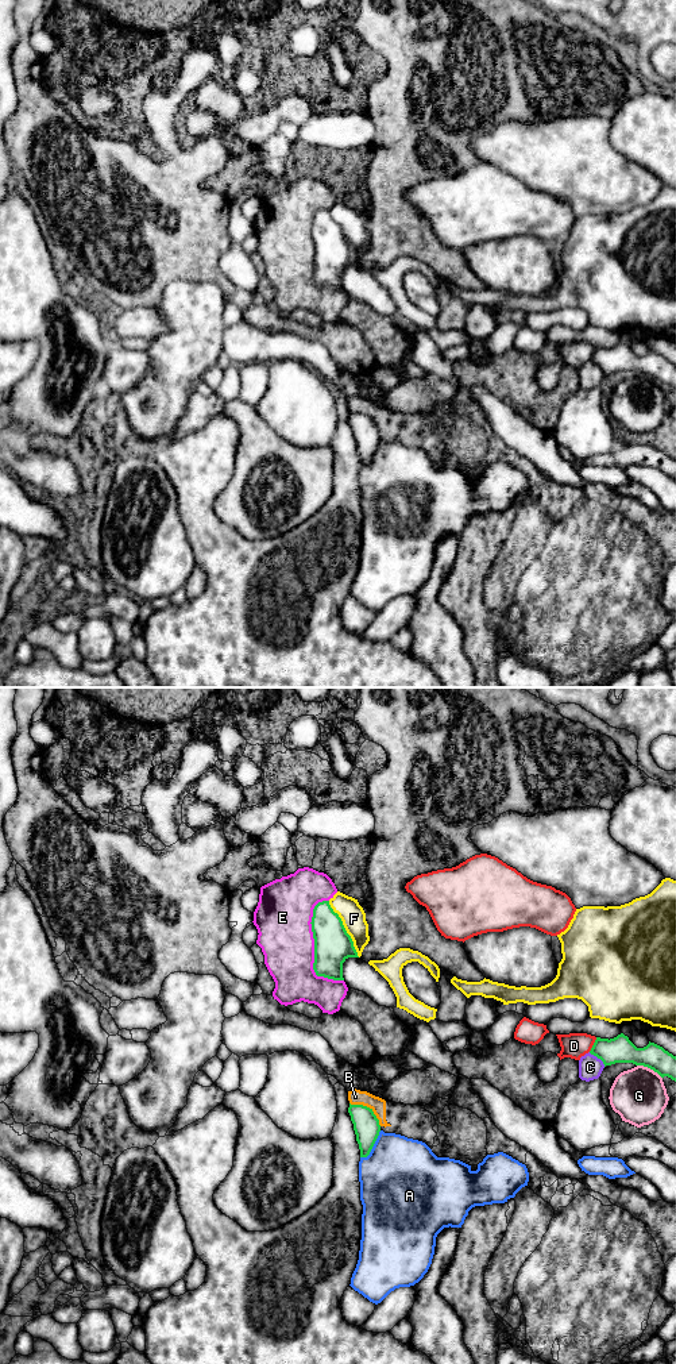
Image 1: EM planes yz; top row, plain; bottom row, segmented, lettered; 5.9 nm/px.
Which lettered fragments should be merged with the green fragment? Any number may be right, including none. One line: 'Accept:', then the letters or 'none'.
Accept: none

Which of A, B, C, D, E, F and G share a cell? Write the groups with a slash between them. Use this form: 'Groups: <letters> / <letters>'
Groups: A / B / C / D / E / F / G

